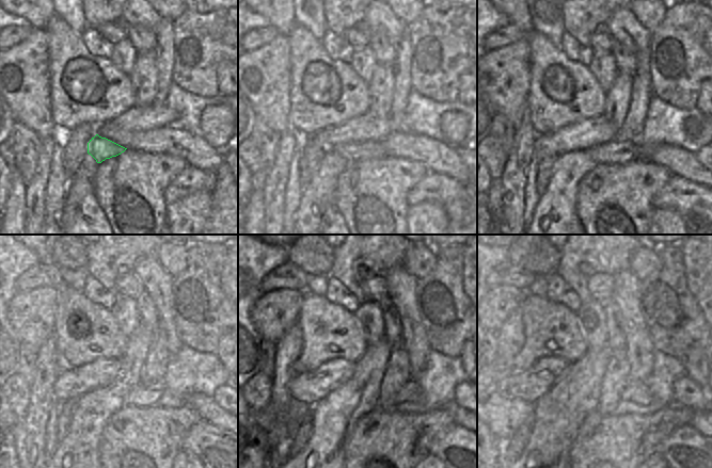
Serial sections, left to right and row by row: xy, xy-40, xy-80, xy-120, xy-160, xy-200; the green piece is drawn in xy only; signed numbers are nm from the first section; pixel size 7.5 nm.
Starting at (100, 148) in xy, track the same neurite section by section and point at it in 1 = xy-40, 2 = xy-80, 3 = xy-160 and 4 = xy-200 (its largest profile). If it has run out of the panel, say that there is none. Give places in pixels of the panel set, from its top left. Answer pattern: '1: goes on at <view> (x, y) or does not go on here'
1: goes on at xy-40 (352, 152)
2: goes on at xy-80 (616, 152)
3: goes on at xy-160 (410, 399)
4: goes on at xy-200 (650, 400)

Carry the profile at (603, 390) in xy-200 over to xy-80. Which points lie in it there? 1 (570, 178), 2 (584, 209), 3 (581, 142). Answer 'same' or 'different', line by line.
1: same
2: different
3: different

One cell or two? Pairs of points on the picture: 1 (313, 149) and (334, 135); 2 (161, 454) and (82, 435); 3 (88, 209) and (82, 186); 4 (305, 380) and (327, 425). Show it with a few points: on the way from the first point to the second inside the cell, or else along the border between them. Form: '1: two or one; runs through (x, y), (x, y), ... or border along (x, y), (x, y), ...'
1: two; border along (316, 133), (328, 150)
2: two; border along (110, 416), (100, 435), (98, 444), (99, 456)
3: one; runs through (82, 204), (82, 191)
4: two; border along (337, 387), (325, 394), (312, 406)

